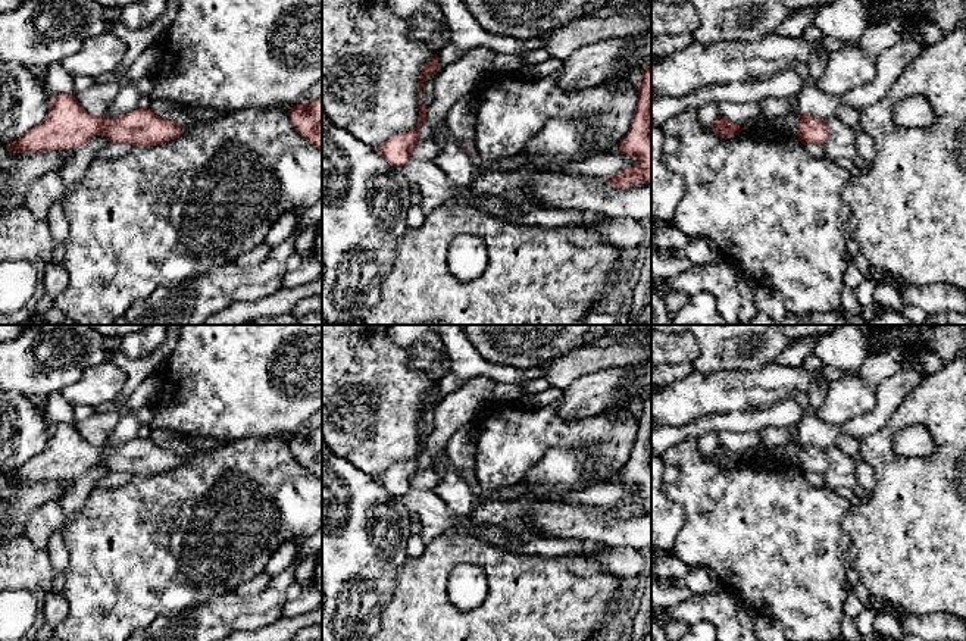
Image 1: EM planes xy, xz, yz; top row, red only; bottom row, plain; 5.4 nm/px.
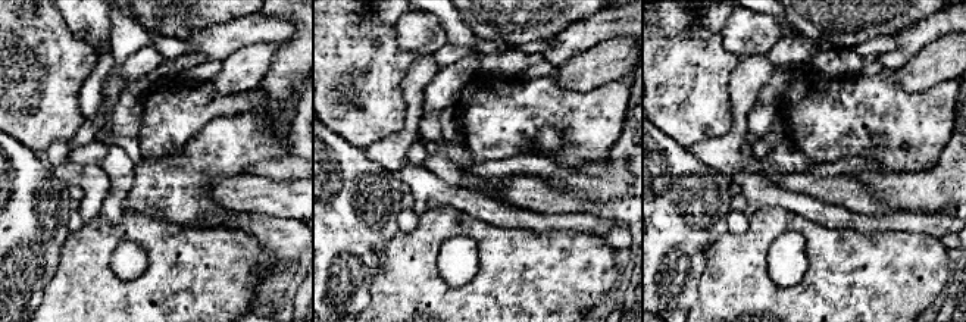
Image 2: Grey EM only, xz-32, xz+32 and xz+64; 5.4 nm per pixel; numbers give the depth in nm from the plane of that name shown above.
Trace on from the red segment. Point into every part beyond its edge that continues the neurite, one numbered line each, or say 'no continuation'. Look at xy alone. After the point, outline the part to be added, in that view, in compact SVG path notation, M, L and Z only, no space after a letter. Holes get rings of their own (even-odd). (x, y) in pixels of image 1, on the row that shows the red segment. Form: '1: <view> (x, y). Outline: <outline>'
no continuation

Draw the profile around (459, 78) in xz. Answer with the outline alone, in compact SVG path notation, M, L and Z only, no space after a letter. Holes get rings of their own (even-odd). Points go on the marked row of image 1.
M478 47L440 72L435 79L434 101L419 128L419 141L434 138L434 126L446 118L448 109L494 69L495 54L490 47Z

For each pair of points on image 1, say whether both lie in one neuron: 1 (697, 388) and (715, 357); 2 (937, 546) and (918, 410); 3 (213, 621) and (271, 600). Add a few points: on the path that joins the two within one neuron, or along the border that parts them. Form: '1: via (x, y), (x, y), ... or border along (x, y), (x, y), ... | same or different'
1: border along (694, 371), (741, 372) | different
2: via (943, 512), (943, 443) | same
3: via (228, 613), (256, 610) | same

